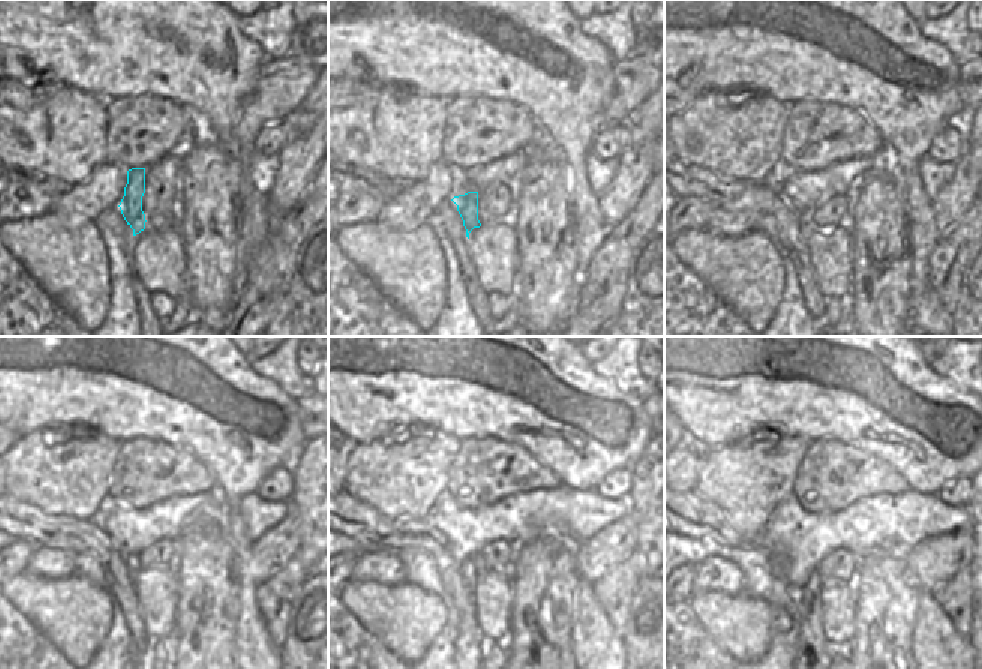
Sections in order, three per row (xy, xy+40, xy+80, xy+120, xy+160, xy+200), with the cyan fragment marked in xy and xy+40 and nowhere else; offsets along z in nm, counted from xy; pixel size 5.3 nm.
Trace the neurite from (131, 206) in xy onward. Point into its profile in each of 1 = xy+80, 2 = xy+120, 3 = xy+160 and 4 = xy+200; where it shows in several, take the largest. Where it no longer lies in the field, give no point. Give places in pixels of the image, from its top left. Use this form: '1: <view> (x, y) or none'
1: xy+80 (804, 216)
2: xy+120 (134, 561)
3: xy+160 (468, 569)
4: xy+200 (810, 641)

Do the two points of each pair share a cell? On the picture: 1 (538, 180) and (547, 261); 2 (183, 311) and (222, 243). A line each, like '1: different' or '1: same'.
1: same
2: different

